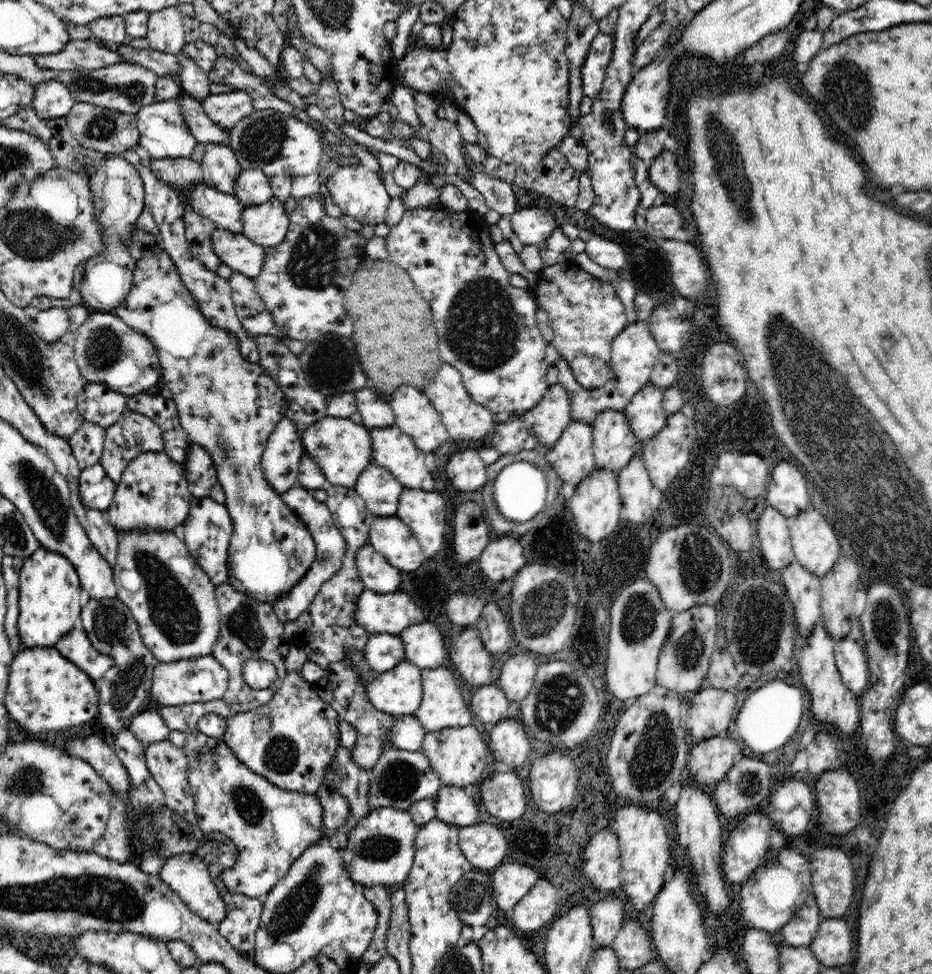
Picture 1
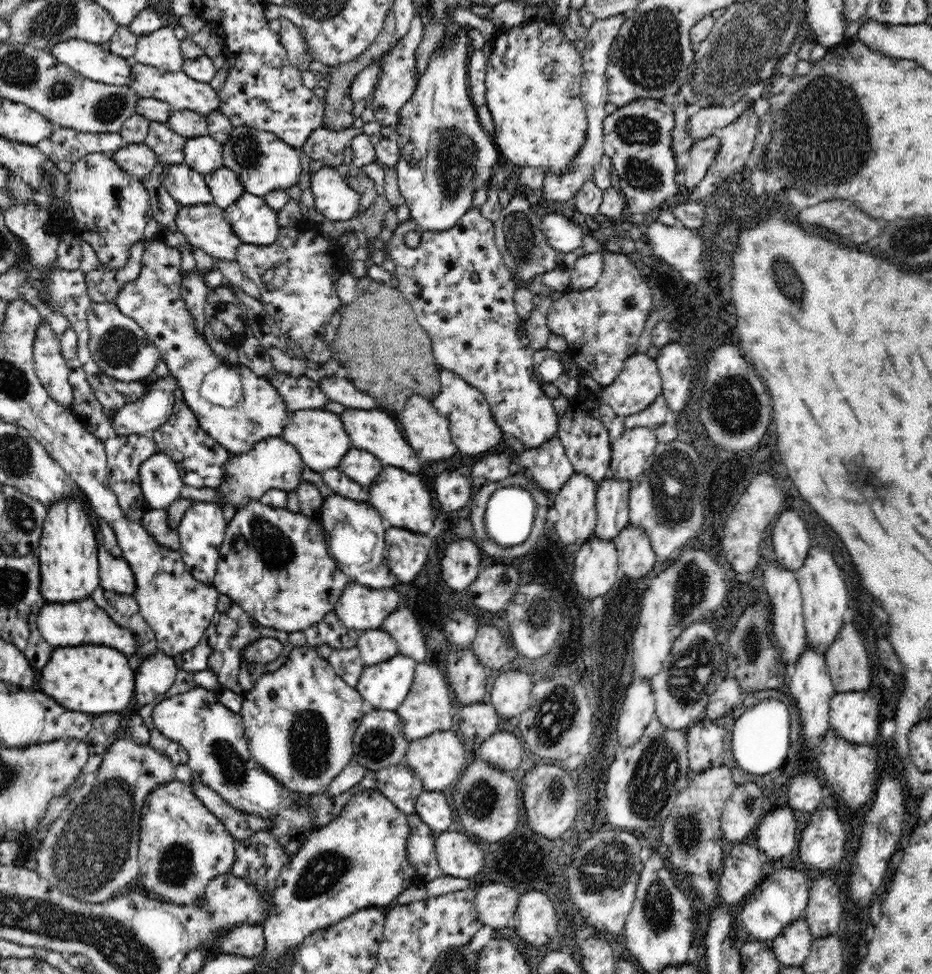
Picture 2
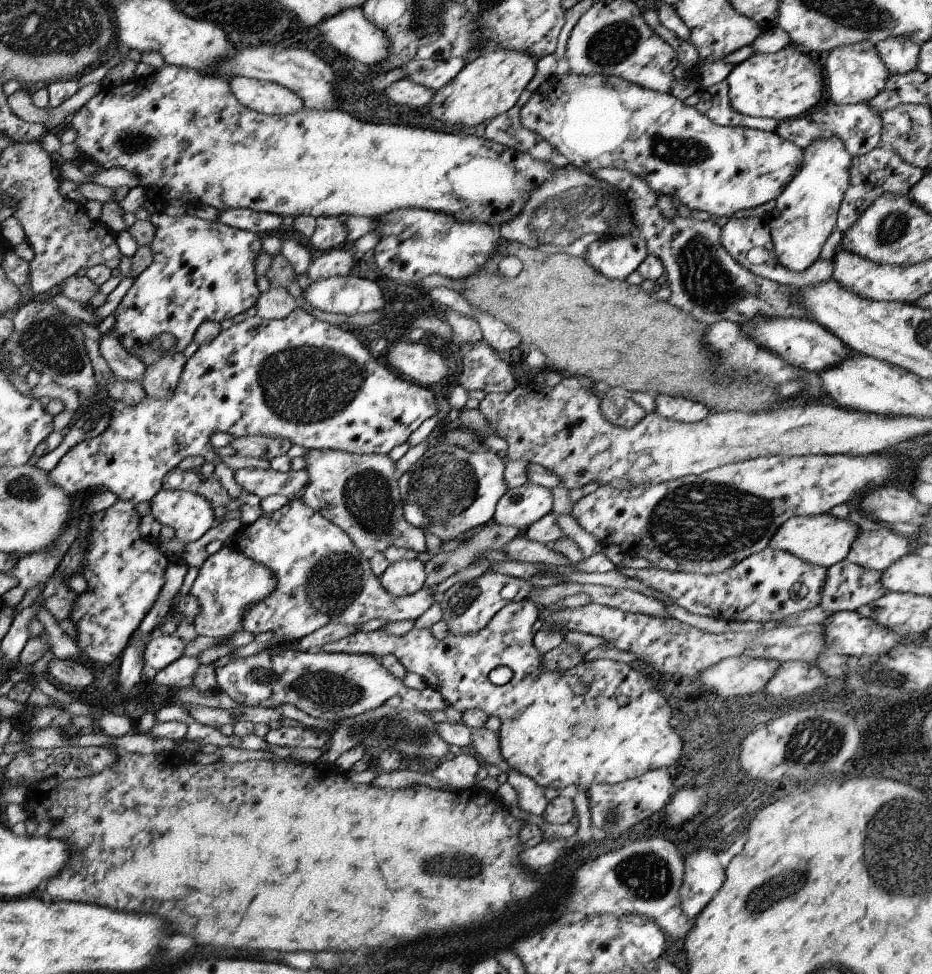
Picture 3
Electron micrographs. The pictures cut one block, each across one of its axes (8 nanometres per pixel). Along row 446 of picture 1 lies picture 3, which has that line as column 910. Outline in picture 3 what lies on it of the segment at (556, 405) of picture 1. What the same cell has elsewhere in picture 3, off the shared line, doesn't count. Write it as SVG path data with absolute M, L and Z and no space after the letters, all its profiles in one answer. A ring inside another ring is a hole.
M879 526L879 530L863 532L859 528L857 540L853 548L849 548L845 560L855 562L863 570L883 572L887 566L897 562L901 556L911 554L911 540L897 536L887 526Z

